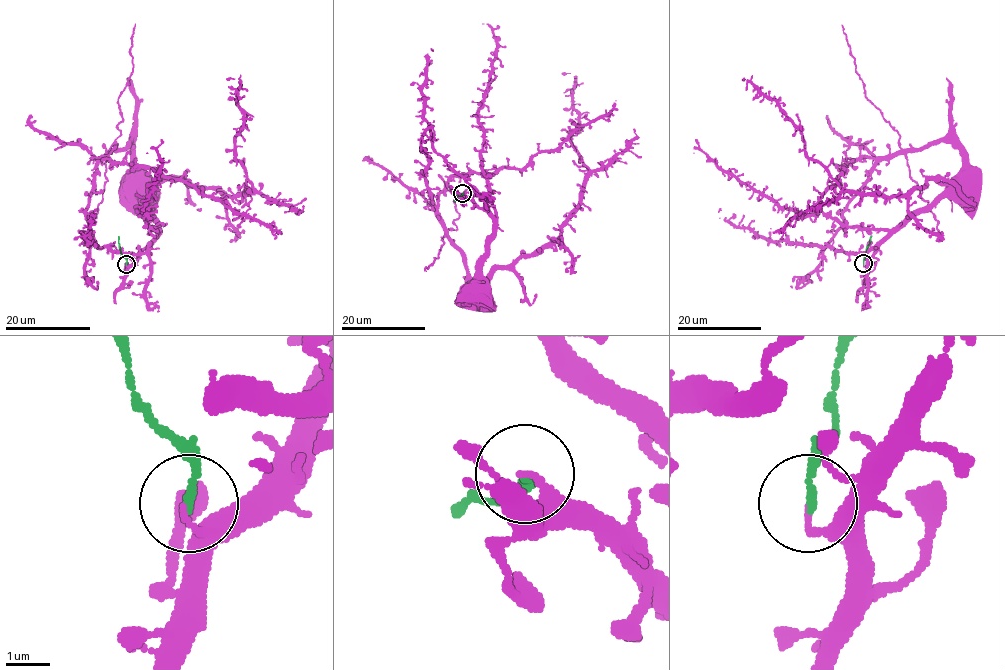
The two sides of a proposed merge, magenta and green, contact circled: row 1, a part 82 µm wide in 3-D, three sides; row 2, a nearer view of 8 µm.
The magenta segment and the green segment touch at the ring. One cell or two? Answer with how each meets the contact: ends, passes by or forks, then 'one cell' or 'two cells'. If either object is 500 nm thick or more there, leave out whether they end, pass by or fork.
magenta ends there; green ends there; two cells

